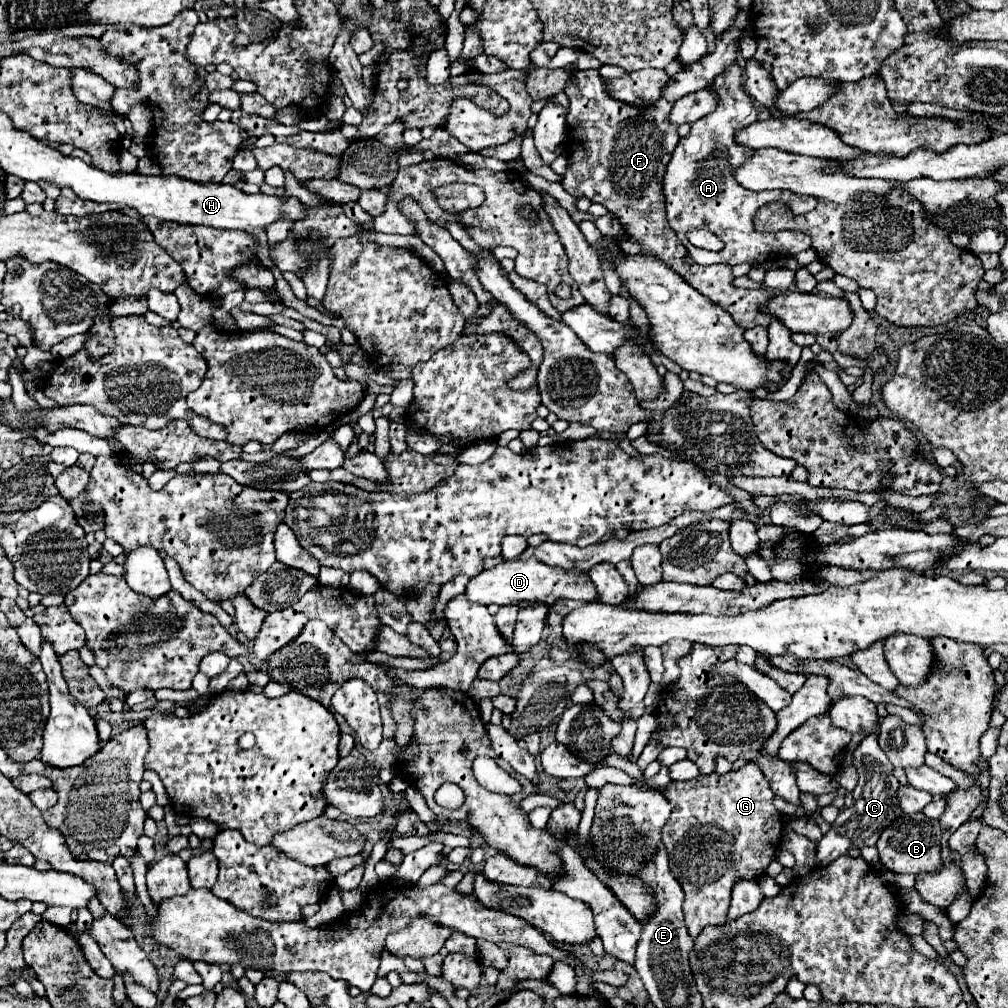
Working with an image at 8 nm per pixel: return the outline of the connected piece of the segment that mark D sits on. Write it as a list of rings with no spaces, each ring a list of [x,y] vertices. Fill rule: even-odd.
[[[527,558],[527,560],[511,560],[511,562],[501,562],[491,570],[483,570],[471,582],[467,584],[467,598],[471,602],[481,602],[481,604],[499,604],[499,606],[509,606],[515,604],[519,608],[525,606],[535,606],[535,604],[555,604],[559,598],[571,598],[571,600],[583,600],[583,602],[595,602],[597,592],[587,576],[587,572],[581,570],[565,570],[559,566],[547,566],[545,562],[537,558]]]

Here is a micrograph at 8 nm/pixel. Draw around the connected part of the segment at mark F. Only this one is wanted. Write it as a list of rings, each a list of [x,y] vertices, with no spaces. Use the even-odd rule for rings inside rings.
[[[737,26],[729,28],[727,34],[723,32],[721,38],[717,38],[717,48],[713,54],[707,54],[705,56],[705,66],[701,62],[695,62],[691,64],[689,68],[681,70],[677,76],[673,76],[673,80],[669,82],[669,86],[665,88],[665,94],[661,100],[657,100],[655,106],[647,106],[647,108],[635,108],[635,106],[629,106],[629,104],[623,104],[619,100],[613,100],[611,96],[607,96],[607,90],[605,90],[605,80],[599,76],[597,70],[585,70],[585,72],[575,72],[571,76],[571,80],[567,82],[567,88],[563,90],[569,98],[569,112],[567,112],[567,146],[565,146],[565,152],[567,152],[567,160],[569,160],[569,166],[567,166],[567,172],[561,180],[561,186],[573,196],[573,198],[589,198],[591,202],[599,202],[603,204],[611,214],[615,214],[627,236],[635,242],[639,242],[643,246],[643,252],[645,254],[651,254],[659,260],[663,260],[667,266],[671,266],[683,280],[687,280],[687,284],[691,284],[697,292],[701,292],[703,296],[707,296],[711,302],[719,304],[725,312],[731,314],[731,318],[743,328],[743,330],[749,330],[749,328],[755,328],[755,326],[769,326],[771,324],[771,316],[769,314],[761,314],[759,312],[759,306],[761,304],[767,304],[769,300],[769,294],[755,294],[747,288],[735,288],[731,284],[733,280],[733,274],[731,274],[731,266],[727,264],[713,264],[713,266],[699,266],[695,264],[685,246],[679,242],[679,238],[675,236],[675,232],[671,232],[671,226],[667,224],[667,216],[665,216],[665,196],[663,196],[663,174],[665,174],[665,168],[671,160],[671,154],[679,142],[679,136],[677,136],[677,128],[675,124],[669,122],[669,112],[673,108],[673,104],[687,96],[689,92],[697,92],[697,90],[703,90],[707,88],[715,76],[719,72],[723,72],[727,66],[731,66],[735,62],[735,54],[739,50],[739,40],[743,38],[743,30],[739,30]]]

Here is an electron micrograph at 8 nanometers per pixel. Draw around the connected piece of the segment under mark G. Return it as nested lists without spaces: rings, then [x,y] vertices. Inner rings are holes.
[[[755,762],[729,774],[699,774],[693,780],[671,782],[663,792],[671,804],[671,816],[663,826],[671,872],[685,892],[685,924],[695,940],[707,926],[719,926],[727,918],[731,888],[739,880],[759,880],[775,858],[783,834],[783,820],[773,806],[775,794]]]

